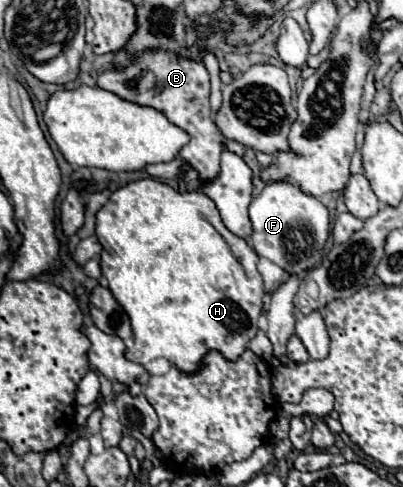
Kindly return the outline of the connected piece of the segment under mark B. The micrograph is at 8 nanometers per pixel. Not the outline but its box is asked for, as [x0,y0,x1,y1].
[99,53,245,181]

